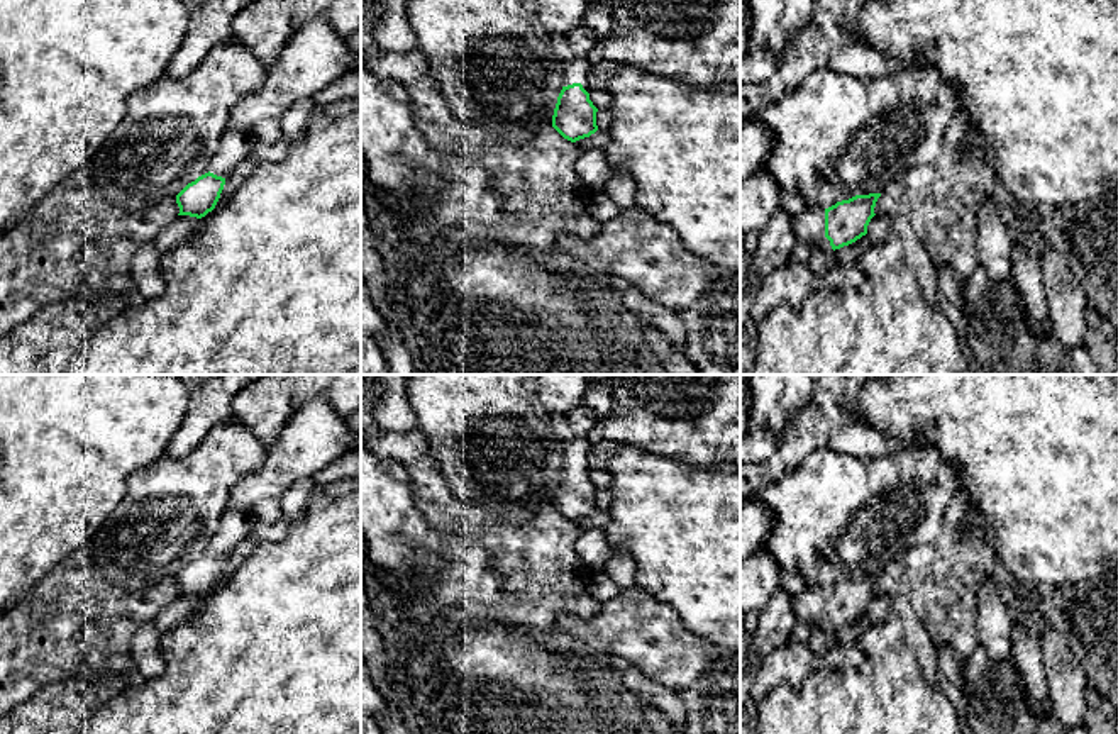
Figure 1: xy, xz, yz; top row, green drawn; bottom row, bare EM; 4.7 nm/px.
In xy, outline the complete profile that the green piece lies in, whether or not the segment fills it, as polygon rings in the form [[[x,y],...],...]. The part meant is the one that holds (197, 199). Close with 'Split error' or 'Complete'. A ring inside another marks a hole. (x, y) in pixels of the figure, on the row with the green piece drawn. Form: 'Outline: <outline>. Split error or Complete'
Outline: [[[229,125],[210,159],[210,170],[176,195],[178,215],[202,219],[212,212],[220,198],[225,178],[251,154],[254,146],[257,146],[257,141],[251,129]]]. Split error

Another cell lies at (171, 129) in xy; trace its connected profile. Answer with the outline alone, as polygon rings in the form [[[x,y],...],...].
[[[232,37],[212,49],[185,78],[161,76],[127,100],[124,125],[85,164],[93,186],[112,205],[137,212],[176,195],[208,173],[234,105],[264,83],[268,68]]]

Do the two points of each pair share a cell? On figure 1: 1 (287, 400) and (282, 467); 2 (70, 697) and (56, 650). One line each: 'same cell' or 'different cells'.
1: different cells
2: different cells

